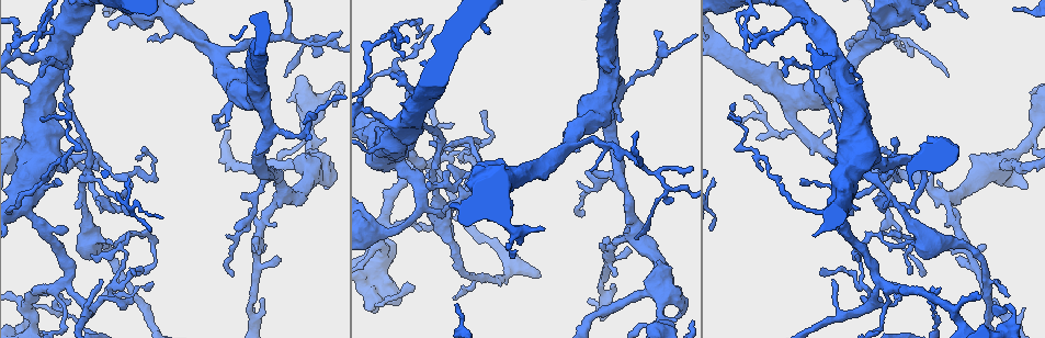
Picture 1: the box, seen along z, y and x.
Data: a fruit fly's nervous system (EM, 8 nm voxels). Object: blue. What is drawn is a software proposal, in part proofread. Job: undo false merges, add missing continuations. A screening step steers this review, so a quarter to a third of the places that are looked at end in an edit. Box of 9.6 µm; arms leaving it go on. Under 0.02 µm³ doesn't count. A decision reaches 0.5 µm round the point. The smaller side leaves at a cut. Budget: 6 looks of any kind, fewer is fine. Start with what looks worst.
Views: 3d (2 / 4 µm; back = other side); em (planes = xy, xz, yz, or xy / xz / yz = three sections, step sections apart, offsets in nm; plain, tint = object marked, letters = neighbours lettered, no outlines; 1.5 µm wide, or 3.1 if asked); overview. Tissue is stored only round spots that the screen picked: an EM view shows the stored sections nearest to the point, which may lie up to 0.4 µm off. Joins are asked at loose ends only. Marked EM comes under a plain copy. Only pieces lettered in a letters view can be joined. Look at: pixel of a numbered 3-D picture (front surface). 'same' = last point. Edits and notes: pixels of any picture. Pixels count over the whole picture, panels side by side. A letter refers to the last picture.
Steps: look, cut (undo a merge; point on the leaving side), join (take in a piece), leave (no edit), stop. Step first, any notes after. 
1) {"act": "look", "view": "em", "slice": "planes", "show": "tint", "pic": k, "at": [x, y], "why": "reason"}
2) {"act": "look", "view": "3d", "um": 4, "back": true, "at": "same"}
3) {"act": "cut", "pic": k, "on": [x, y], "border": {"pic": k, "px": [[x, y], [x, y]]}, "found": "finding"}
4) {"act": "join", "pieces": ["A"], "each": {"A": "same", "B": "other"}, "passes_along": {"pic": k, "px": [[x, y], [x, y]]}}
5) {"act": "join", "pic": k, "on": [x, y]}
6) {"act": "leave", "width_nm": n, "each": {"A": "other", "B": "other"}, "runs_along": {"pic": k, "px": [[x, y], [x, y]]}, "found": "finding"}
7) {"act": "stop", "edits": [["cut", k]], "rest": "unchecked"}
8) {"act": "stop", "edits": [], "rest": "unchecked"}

{"act": "look", "view": "3d", "um": 2, "back": true, "pic": 1, "at": [67, 283], "why": "looks like a crossing"}

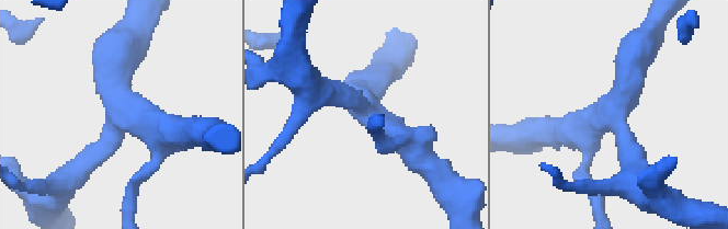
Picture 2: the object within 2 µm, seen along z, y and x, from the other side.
{"act": "look", "view": "em", "slice": "planes", "show": "letters", "pic": 2, "at": [614, 107], "arms": 4}

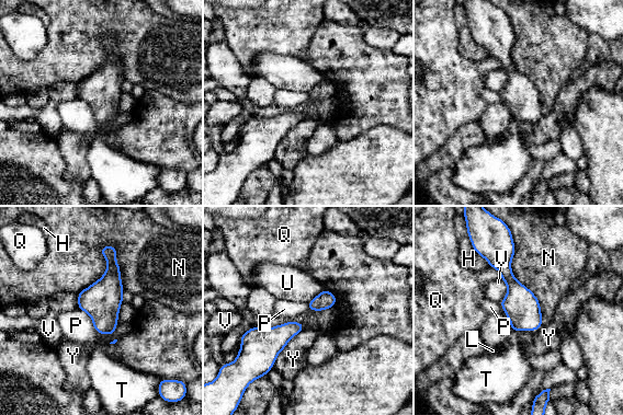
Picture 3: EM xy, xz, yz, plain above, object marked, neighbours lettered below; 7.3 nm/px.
{"act": "leave", "longest_contact_nm": ["N", 460], "each": {"H": "other", "L": "other", "N": "other", "P": "other", "Q": "other", "T": "other", "U": "other", "V": "other", "Y": "other"}, "border": {"pic": 3, "px": [[77, 308], [89, 315], [98, 333]]}, "found": "one cell here"}

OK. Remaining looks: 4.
{"act": "look", "view": "em", "slice": "planes", "show": "tint", "pic": 1, "at": [830, 123], "why": "branch stops here"}

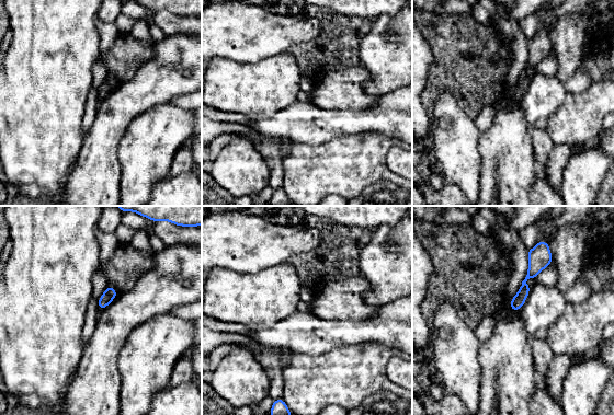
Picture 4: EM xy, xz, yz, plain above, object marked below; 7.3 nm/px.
{"act": "look", "view": "em", "slice": "planes", "show": "letters", "at": "same"}

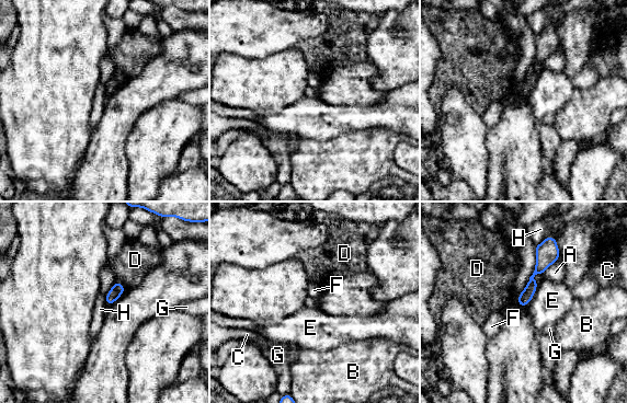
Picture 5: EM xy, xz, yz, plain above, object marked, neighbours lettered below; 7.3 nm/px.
{"act": "leave", "width_nm": 90, "each": {"A": "other", "B": "other", "C": "other", "D": "other", "E": "other", "F": "other", "G": "other", "H": "other"}, "found": "none of them fits"}

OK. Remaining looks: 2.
{"act": "look", "view": "em", "slice": "xz", "step": 8, "show": "tint", "pic": 1, "at": [248, 209], "why": "branch stops here"}

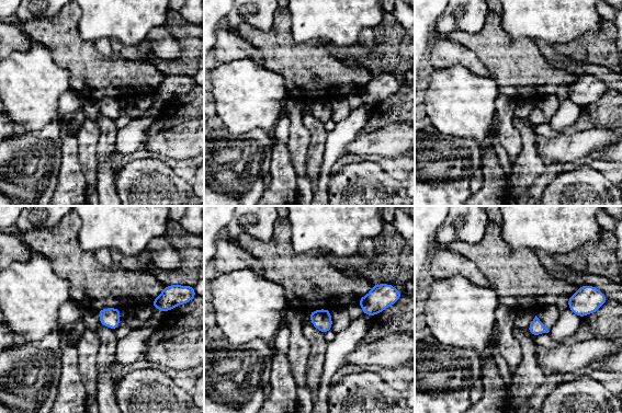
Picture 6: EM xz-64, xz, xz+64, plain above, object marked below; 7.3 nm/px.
{"act": "look", "view": "em", "slice": "planes", "show": "letters", "at": "same", "why": "another direction"}

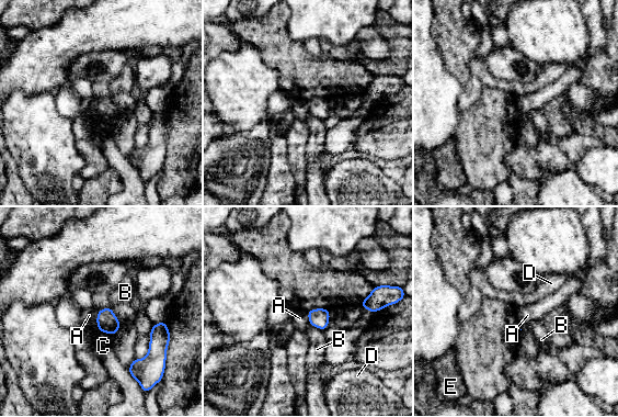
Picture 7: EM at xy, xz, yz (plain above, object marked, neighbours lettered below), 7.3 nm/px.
{"act": "leave", "each": {"A": "other", "B": "other", "C": "other", "D": "other", "E": "other"}, "border": {"pic": 7, "px": [[99, 310], [95, 316], [95, 324]]}, "found": "none of them fits"}

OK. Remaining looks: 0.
{"act": "stop", "edits": [], "rest": "unchecked"}

